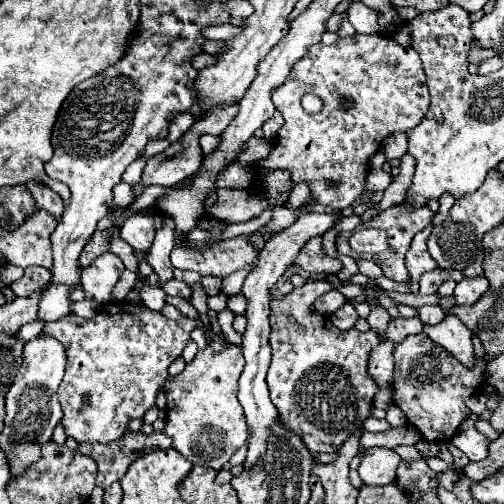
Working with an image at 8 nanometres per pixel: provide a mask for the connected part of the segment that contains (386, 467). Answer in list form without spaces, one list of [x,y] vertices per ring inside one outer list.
[[[368,448],[360,460],[358,474],[364,484],[370,486],[386,486],[394,482],[396,466],[400,464],[400,456],[390,448]]]

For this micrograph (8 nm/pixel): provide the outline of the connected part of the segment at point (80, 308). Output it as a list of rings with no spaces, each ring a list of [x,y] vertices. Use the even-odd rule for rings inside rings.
[[[82,300],[82,302],[74,302],[72,304],[72,312],[80,318],[90,318],[98,312],[98,304],[94,300]]]

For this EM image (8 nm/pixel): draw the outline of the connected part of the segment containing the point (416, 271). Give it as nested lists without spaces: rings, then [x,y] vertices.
[[[428,226],[424,232],[420,232],[420,234],[416,234],[416,236],[412,238],[410,250],[408,250],[408,254],[406,254],[406,268],[410,270],[410,276],[414,278],[412,282],[418,282],[418,278],[420,278],[424,272],[438,268],[436,260],[428,254],[428,246],[426,246],[426,238],[428,238],[428,234],[430,234],[430,228],[432,228],[432,226]]]

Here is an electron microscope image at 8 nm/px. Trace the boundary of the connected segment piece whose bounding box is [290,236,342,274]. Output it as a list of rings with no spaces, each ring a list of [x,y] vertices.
[[[322,236],[310,238],[302,246],[302,252],[298,252],[294,264],[290,264],[292,272],[306,272],[306,274],[320,274],[320,272],[336,274],[340,268],[342,268],[340,260],[328,258],[324,254],[324,250],[322,250]]]

